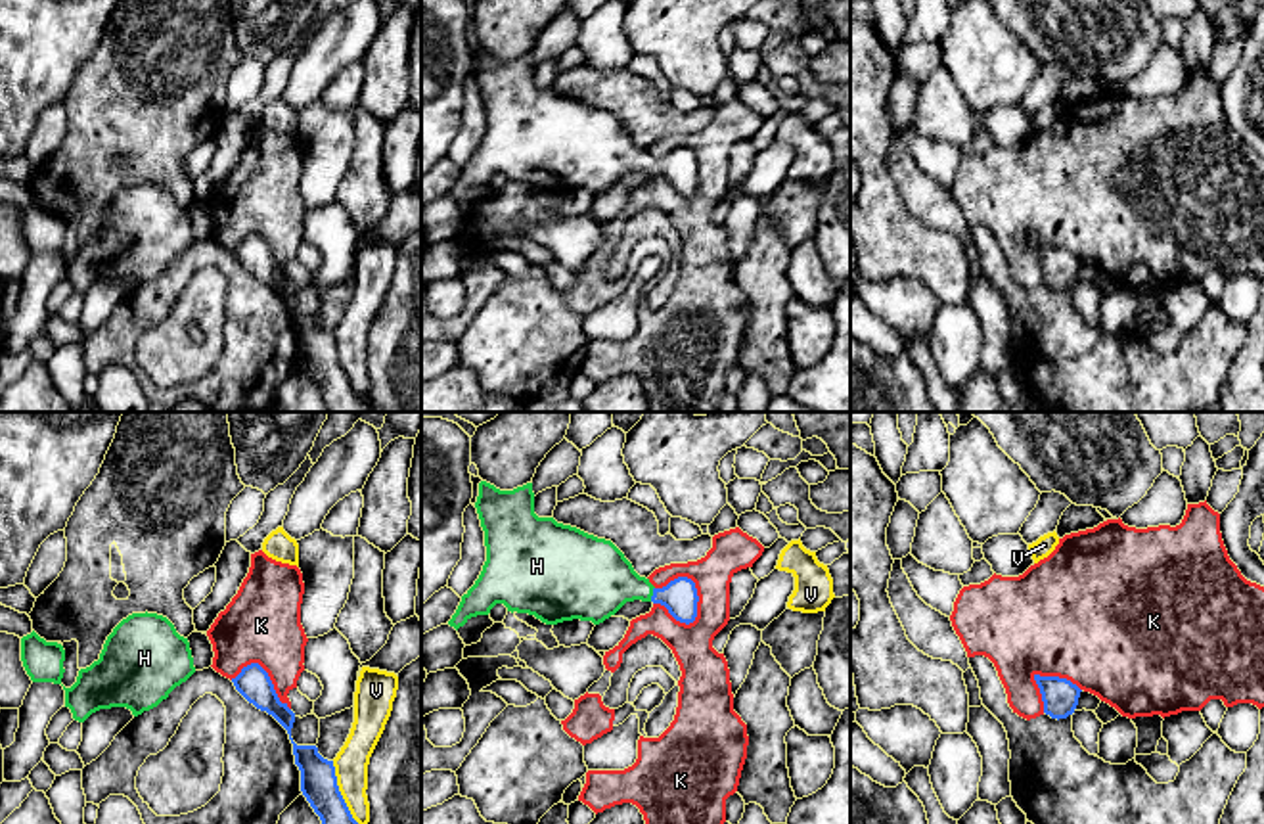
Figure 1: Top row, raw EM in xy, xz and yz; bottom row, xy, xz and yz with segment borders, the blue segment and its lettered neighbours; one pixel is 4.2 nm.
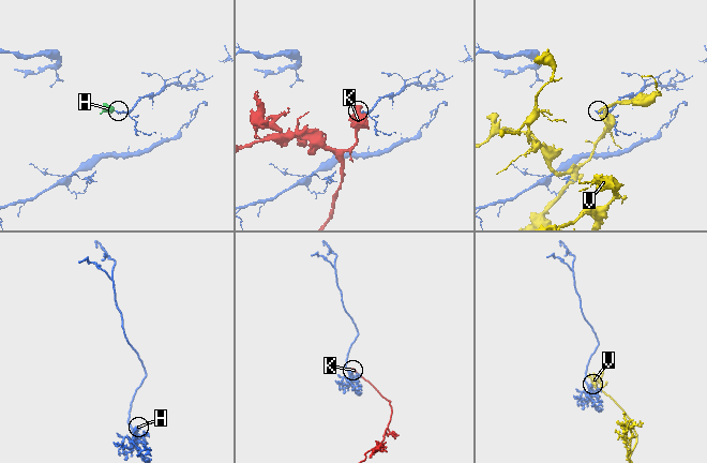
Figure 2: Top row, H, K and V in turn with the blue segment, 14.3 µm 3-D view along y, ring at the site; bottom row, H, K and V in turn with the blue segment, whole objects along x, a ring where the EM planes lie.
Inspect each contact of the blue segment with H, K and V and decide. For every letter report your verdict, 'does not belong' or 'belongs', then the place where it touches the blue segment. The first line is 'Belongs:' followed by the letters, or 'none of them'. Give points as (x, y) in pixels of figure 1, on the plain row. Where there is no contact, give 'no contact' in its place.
Belongs: H
H: belongs; contact xz (654, 165)
K: does not belong; contact xz (694, 154)
V: does not belong; contact xy (341, 366)

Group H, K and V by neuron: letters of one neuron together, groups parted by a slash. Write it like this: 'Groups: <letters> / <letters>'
Groups: H / K / V

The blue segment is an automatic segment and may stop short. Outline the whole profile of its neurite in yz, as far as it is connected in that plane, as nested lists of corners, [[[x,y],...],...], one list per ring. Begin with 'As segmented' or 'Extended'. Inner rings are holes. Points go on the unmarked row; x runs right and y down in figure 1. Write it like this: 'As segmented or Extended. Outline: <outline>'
As segmented. Outline: [[[1034,245],[1034,251],[1040,259],[1046,286],[1059,291],[1074,284],[1082,263],[1076,255],[1067,249],[1040,245]]]

